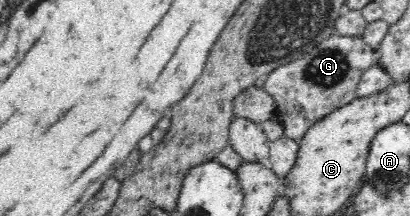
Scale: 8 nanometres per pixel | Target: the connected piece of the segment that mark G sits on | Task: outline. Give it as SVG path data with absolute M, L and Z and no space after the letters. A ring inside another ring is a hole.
M333 34L300 59L276 67L264 90L276 102L276 116L284 126L284 135L299 141L317 121L356 98L362 74L377 61L373 47L360 36Z

